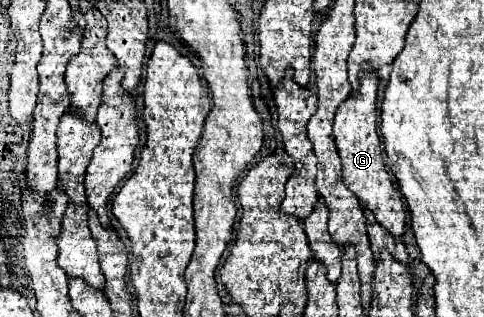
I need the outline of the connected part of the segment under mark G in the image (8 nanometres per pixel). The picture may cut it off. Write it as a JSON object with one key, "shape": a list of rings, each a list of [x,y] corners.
{"shape":[[[364,73],[360,77],[360,91],[350,95],[336,113],[334,119],[334,139],[336,149],[342,159],[342,179],[346,187],[360,199],[362,207],[372,211],[376,221],[390,231],[396,239],[404,235],[406,229],[406,209],[400,197],[400,191],[394,185],[394,175],[384,163],[384,149],[376,129],[376,89],[378,89],[378,75]]]}

